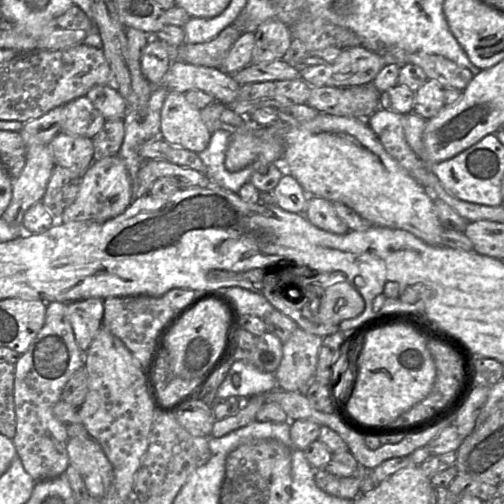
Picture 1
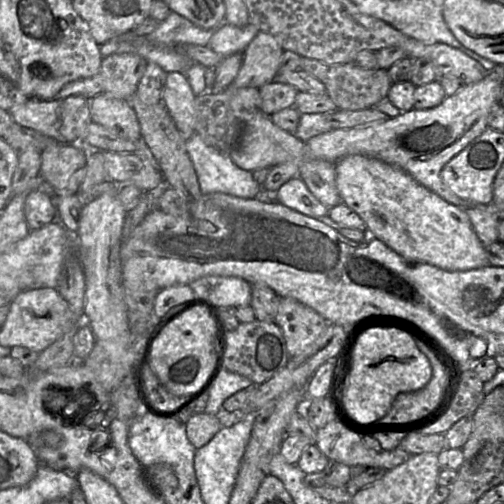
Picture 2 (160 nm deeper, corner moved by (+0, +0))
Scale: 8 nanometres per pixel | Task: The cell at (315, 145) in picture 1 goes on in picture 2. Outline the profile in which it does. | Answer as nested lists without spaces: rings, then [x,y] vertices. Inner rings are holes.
[[[355,154],[336,162],[335,173],[341,202],[362,218],[369,236],[382,241],[406,260],[427,263],[446,271],[468,271],[490,266],[485,245],[475,233],[465,209],[447,202],[404,170],[373,157]]]

